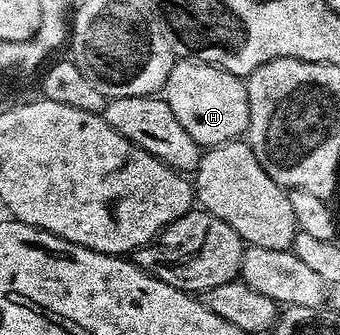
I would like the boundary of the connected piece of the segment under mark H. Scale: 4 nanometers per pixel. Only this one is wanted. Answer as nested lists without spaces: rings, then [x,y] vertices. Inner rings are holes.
[[[194,59],[175,61],[171,64],[171,72],[167,78],[165,98],[169,109],[173,109],[173,117],[181,121],[181,129],[197,141],[200,148],[216,147],[222,143],[233,143],[242,140],[247,134],[249,125],[249,93],[246,82],[240,76],[229,73],[220,67],[208,63],[196,63]]]

